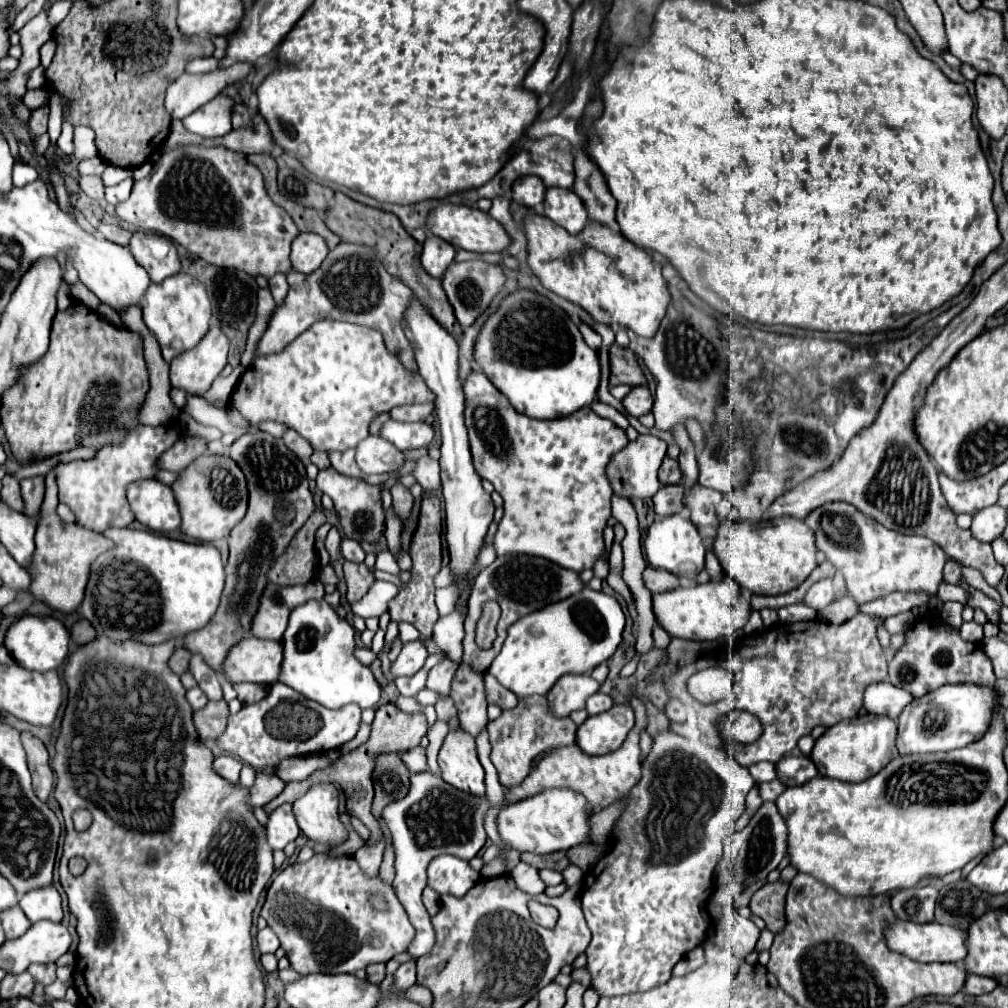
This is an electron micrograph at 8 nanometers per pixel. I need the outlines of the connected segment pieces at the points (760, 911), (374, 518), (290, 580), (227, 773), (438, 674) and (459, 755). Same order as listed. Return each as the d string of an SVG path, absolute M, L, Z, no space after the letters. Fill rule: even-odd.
M784 880L766 882L760 890L754 892L750 900L752 914L760 916L766 922L766 928L774 934L784 928L784 898L788 884Z
M334 468L320 470L320 474L316 478L316 486L320 492L324 492L332 498L334 508L340 518L342 532L348 538L368 540L368 542L376 542L380 538L380 534L384 530L384 508L380 502L380 488L382 486L370 486L360 478L350 478L350 476L338 474Z
M316 510L310 520L296 532L292 544L288 546L288 552L276 560L272 566L272 572L268 572L270 582L276 586L294 586L294 584L310 584L314 582L314 576L318 574L318 568L314 564L314 532L324 522L322 510Z
M220 754L220 756L214 758L214 770L216 770L216 774L220 774L228 782L238 782L240 768L242 768L242 764L236 758L232 758L232 756Z
M448 656L430 670L430 682L428 682L428 690L438 692L438 694L450 694L450 686L452 686L452 678L458 670L458 662L452 662Z
M462 728L448 732L438 754L438 764L444 782L462 792L484 796L484 768L478 760L476 742L468 732Z

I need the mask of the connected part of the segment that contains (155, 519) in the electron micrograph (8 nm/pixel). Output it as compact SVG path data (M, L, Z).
M138 480L128 486L128 502L140 524L158 532L180 528L180 510L174 490L160 480Z

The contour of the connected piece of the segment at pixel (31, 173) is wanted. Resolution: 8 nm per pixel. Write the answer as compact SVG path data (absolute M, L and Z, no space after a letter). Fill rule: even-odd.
M16 164L14 166L14 174L12 174L12 182L14 186L26 186L30 182L34 182L38 178L38 172L28 166L28 164Z

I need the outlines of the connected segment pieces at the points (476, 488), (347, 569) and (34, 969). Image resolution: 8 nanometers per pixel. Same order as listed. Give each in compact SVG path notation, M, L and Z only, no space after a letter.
M414 300L412 308L408 308L404 316L404 332L416 352L418 372L426 386L434 392L434 414L440 424L440 470L442 470L442 496L446 502L446 542L450 550L450 566L456 572L456 582L474 566L474 560L480 552L482 540L488 532L488 526L494 516L494 504L490 494L484 492L482 480L474 468L468 432L464 424L464 390L458 368L458 342L452 334L444 332L428 316L428 310L422 308L418 300Z
M346 562L344 566L344 578L348 584L348 602L354 604L358 602L374 584L374 574L364 566L364 564L356 564L356 562Z
M32 964L28 968L28 972L38 980L42 982L44 986L48 986L50 982L56 980L56 964Z

